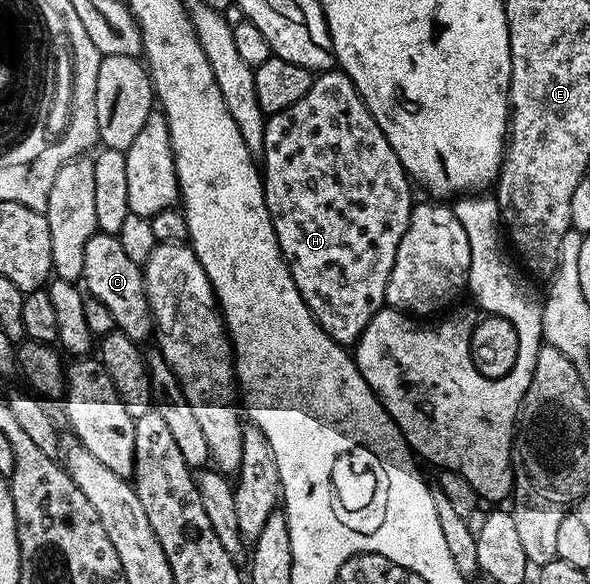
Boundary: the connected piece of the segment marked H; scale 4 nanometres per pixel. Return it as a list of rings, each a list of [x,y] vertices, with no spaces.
[[[311,91],[292,107],[267,116],[264,127],[264,147],[260,154],[262,190],[268,207],[268,215],[272,219],[272,227],[276,231],[282,258],[286,260],[286,266],[292,275],[292,283],[296,283],[296,291],[300,291],[304,303],[310,308],[310,313],[320,328],[339,345],[350,347],[357,342],[364,327],[368,327],[372,315],[376,315],[386,305],[388,275],[392,275],[398,248],[408,231],[410,211],[414,208],[416,201],[415,198],[410,198],[411,178],[400,163],[396,151],[392,151],[392,143],[388,143],[384,131],[380,131],[376,119],[368,111],[366,104],[362,102],[361,95],[353,91],[347,91],[347,93],[318,92]]]

